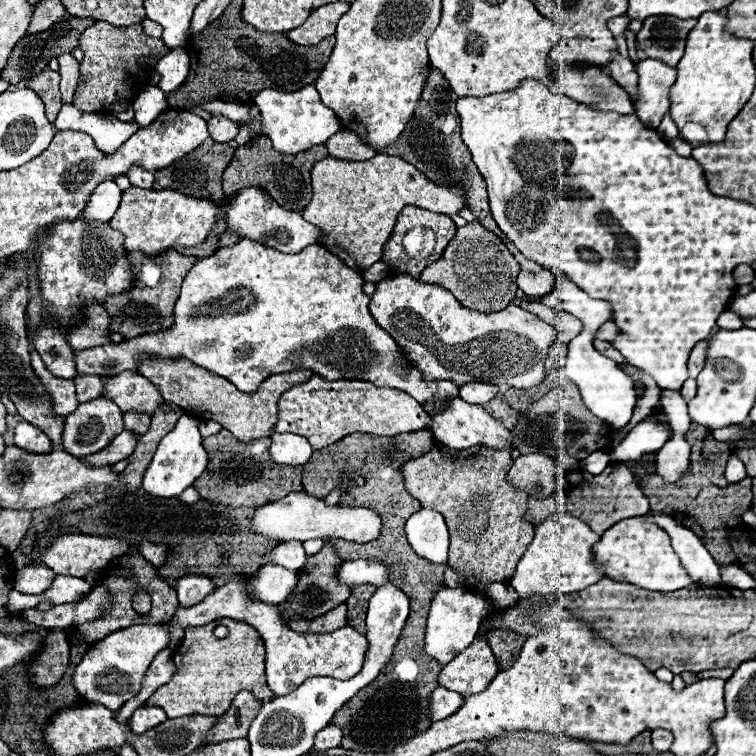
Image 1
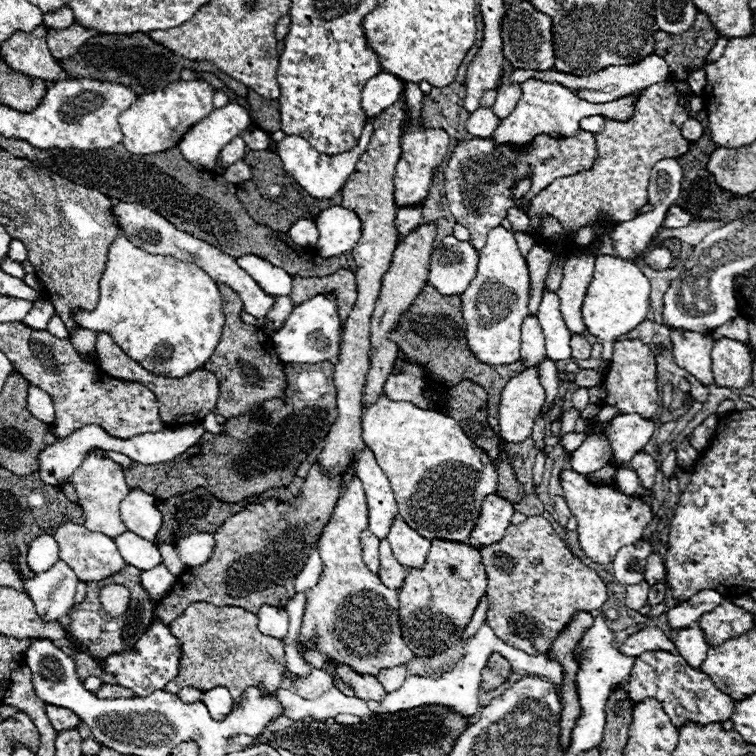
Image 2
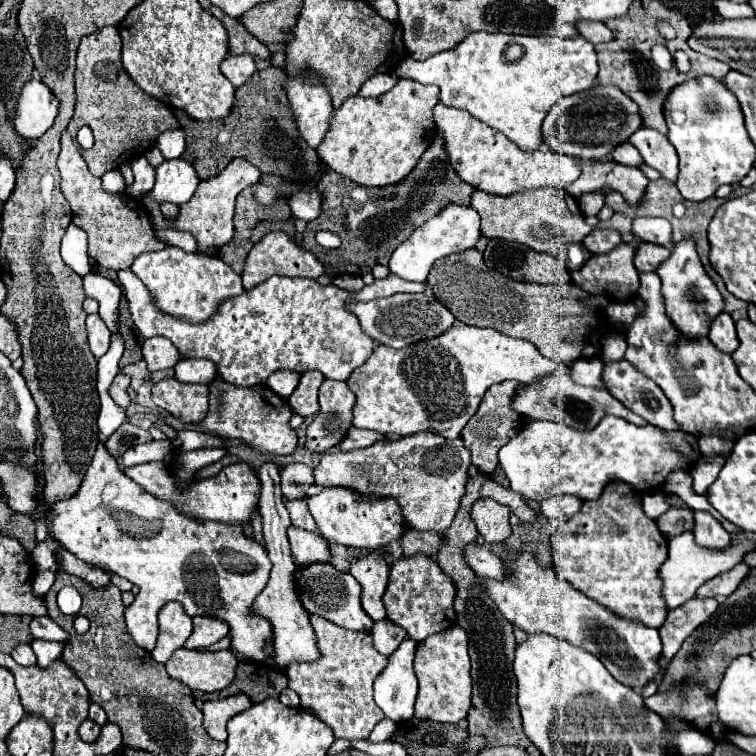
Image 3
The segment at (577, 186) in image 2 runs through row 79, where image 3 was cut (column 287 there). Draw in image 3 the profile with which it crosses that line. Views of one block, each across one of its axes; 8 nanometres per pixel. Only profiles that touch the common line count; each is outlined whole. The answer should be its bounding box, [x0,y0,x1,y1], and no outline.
[286,614,388,740]

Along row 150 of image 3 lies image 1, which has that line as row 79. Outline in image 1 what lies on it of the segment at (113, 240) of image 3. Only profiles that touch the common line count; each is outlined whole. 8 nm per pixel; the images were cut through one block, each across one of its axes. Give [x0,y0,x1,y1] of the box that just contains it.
[60,54,80,104]

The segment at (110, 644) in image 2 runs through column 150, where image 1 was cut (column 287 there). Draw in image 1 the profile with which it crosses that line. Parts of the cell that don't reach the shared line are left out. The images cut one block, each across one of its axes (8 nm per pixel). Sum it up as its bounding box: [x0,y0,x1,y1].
[280,542,350,622]

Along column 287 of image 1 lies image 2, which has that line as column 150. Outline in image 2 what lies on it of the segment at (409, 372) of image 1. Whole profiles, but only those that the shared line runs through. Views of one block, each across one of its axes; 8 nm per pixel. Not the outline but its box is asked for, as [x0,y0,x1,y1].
[74,236,224,378]

